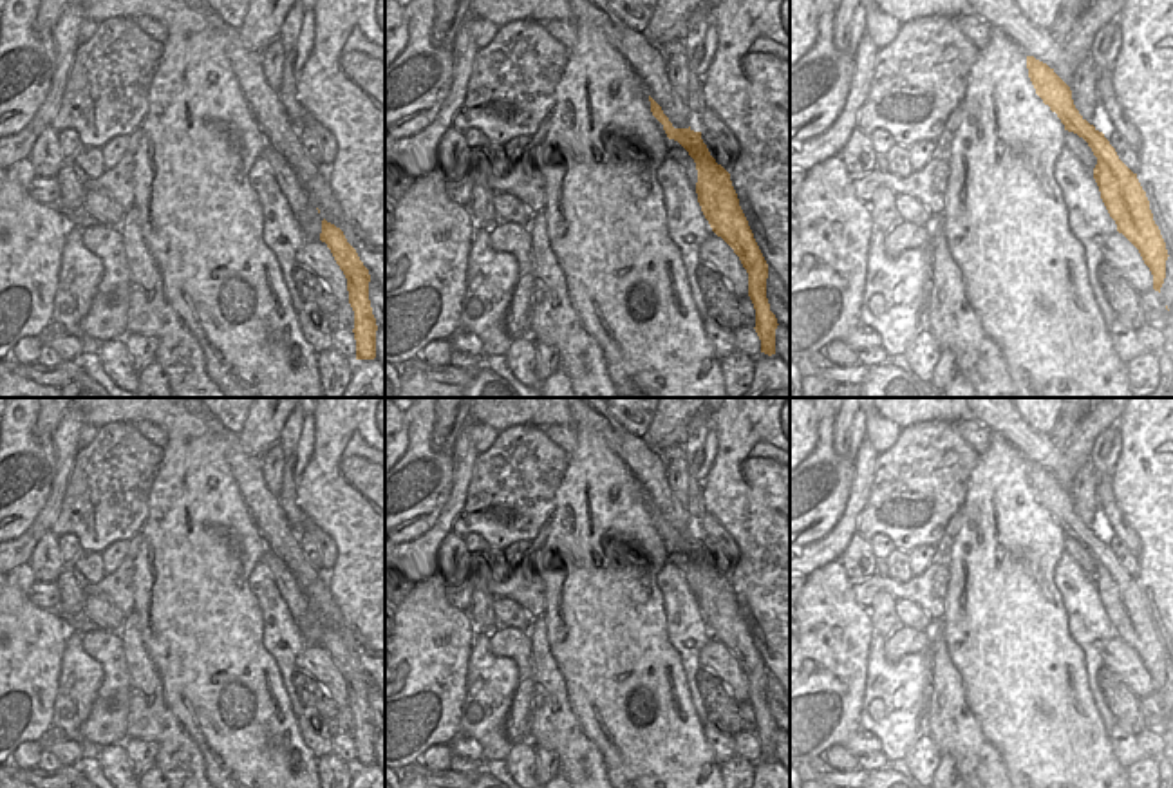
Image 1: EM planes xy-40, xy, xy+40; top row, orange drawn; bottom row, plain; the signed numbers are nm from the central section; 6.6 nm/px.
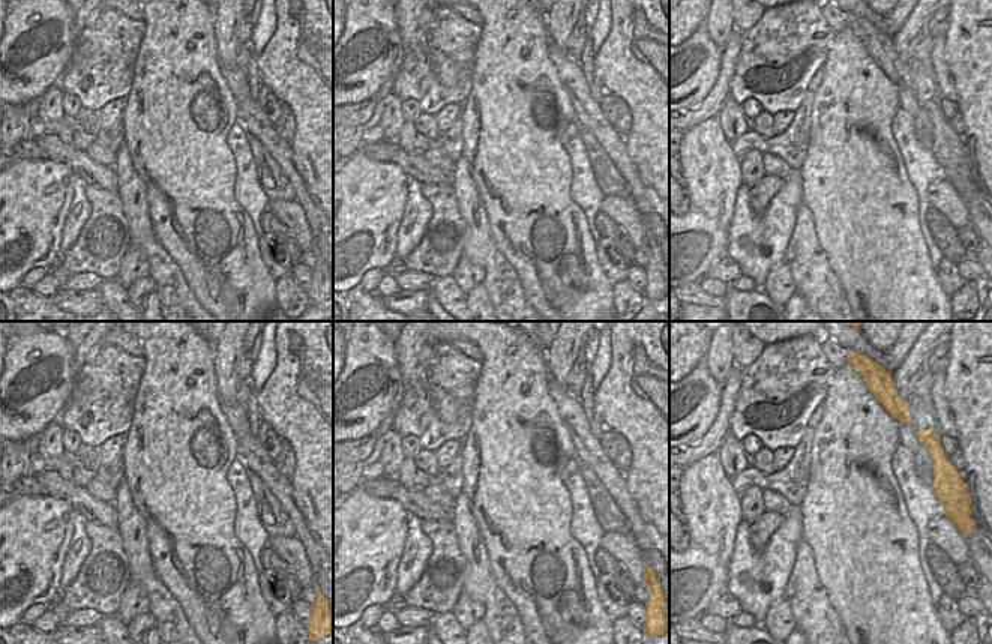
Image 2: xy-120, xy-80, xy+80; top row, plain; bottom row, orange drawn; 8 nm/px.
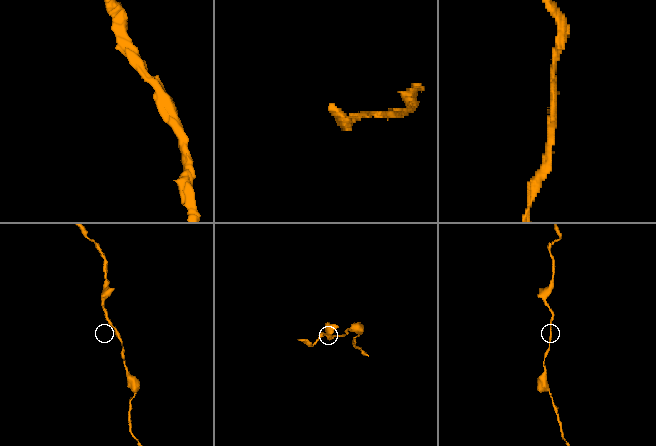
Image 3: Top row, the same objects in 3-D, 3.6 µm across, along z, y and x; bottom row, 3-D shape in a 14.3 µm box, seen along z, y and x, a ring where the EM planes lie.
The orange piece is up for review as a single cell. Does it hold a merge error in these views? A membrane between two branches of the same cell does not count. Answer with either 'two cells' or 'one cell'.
one cell

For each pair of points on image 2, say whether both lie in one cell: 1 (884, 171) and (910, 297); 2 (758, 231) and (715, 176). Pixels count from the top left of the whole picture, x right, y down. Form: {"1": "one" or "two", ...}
{"1": "one", "2": "two"}

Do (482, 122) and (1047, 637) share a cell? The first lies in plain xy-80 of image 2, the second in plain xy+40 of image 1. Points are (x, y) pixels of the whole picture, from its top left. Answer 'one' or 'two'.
one

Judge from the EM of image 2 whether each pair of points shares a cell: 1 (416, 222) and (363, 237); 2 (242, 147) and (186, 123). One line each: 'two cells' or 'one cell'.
1: two cells
2: two cells

